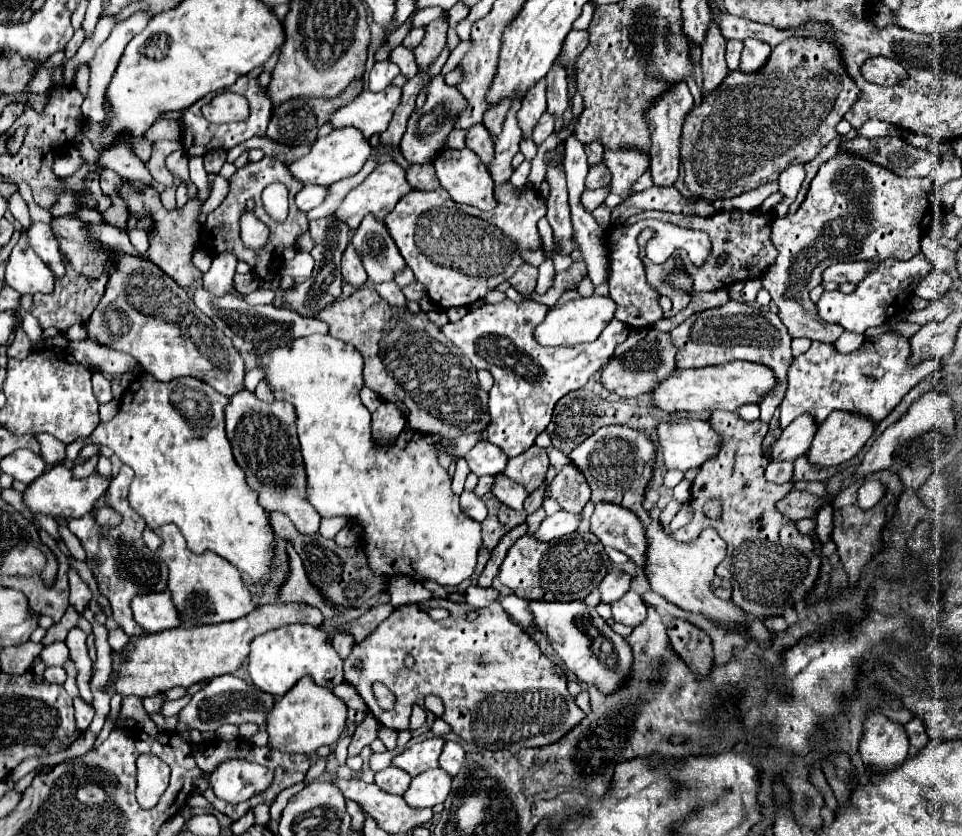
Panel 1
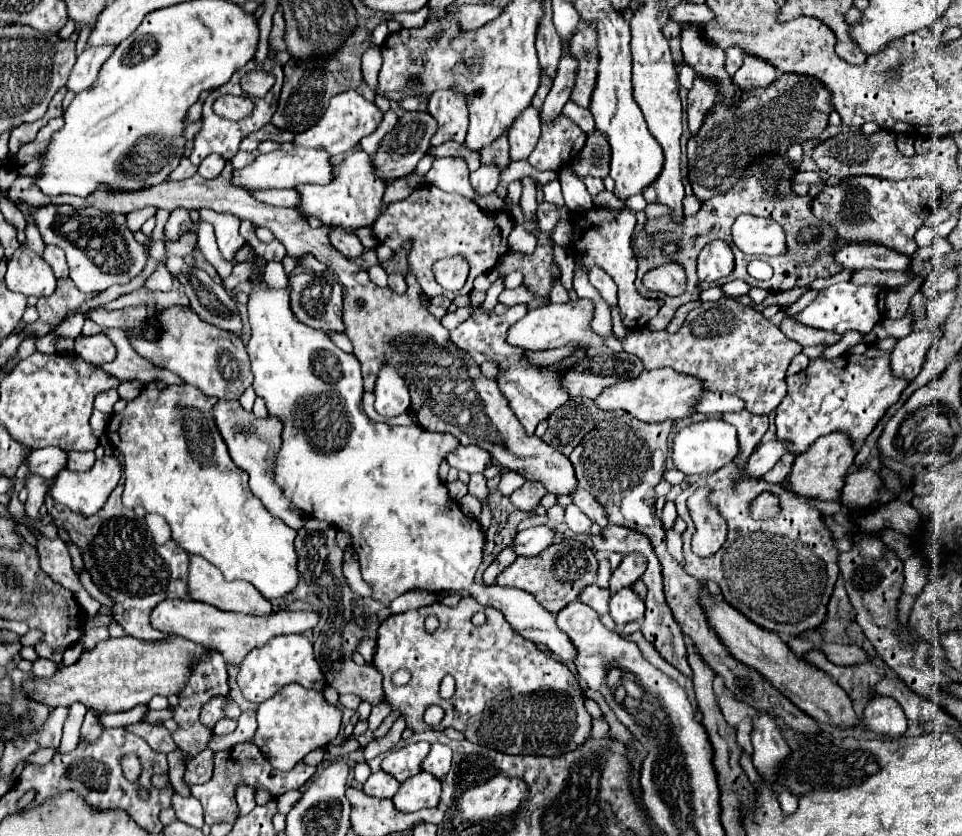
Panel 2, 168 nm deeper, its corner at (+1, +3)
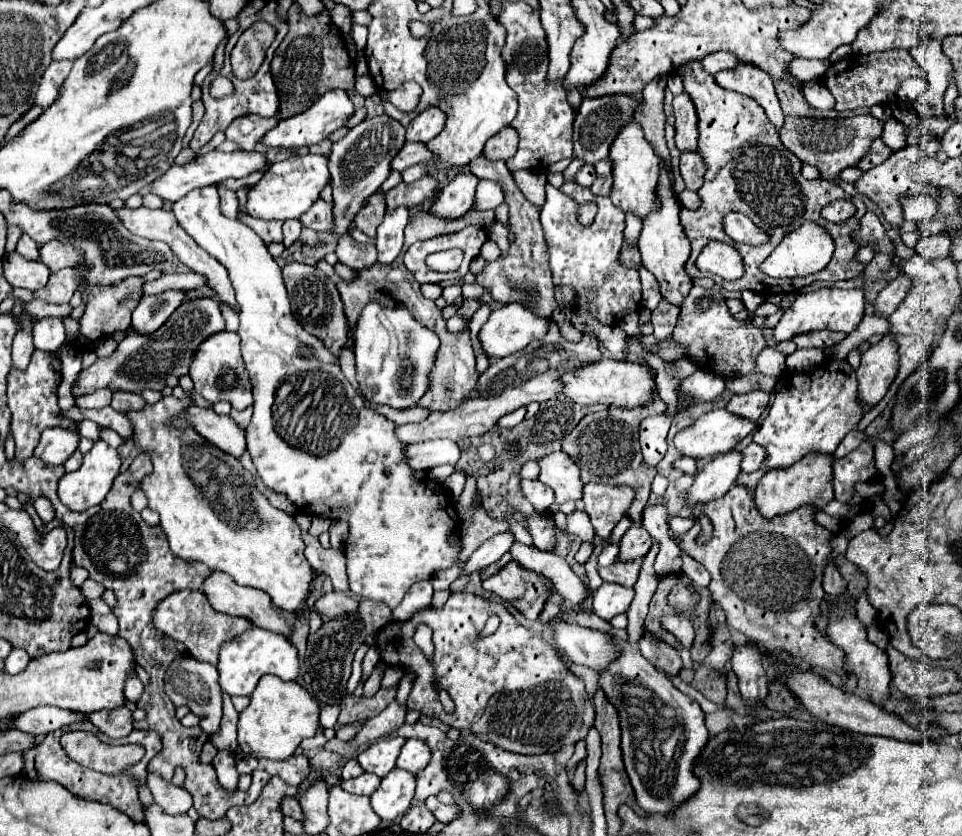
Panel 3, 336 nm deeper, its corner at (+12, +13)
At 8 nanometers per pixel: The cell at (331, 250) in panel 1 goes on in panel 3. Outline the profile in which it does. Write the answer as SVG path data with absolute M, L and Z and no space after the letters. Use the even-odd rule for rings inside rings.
M286 264L284 282L292 304L292 314L298 318L302 328L312 336L320 338L322 344L338 358L340 350L348 344L348 320L344 314L344 304L340 300L334 280L328 278L320 268L306 264Z

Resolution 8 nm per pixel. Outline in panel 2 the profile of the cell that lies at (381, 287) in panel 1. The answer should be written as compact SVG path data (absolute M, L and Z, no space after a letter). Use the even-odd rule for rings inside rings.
M371 266L371 268L369 268L369 278L371 278L377 286L381 286L381 288L387 286L387 272L385 272L381 266Z

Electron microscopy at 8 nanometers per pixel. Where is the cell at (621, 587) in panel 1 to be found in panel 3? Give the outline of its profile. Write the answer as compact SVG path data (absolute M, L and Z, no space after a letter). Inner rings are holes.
M630 526L620 540L618 560L630 562L636 558L644 558L652 546L652 536L642 526Z

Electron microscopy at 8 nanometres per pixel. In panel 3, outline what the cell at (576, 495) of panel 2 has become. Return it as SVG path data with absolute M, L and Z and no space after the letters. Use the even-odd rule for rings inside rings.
M586 484L584 486L584 508L590 516L594 532L602 542L610 540L614 526L628 512L634 500L630 486L608 486L608 484Z

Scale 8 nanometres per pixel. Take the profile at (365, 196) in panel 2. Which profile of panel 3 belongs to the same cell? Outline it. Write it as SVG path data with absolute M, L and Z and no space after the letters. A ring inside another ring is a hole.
M306 154L294 156L284 162L274 162L262 180L252 186L244 212L260 220L288 220L300 218L312 204L318 200L320 190L330 182L330 172L326 172L326 156Z

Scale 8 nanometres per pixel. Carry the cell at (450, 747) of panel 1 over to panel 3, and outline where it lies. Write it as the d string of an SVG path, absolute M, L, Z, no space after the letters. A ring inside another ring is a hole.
M406 740L406 744L400 750L400 756L396 760L396 768L418 774L420 770L426 768L428 760L430 760L430 748L424 742Z

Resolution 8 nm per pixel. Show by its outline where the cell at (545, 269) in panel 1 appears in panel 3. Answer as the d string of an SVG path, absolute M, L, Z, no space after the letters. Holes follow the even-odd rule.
M458 174L434 198L434 202L428 208L428 212L434 214L436 218L446 218L446 220L454 220L454 218L464 216L470 210L470 206L472 206L476 184L478 184L476 176L472 176L472 174Z

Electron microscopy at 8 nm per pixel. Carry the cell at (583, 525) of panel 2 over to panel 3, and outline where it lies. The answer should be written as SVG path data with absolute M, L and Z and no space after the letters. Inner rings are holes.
M578 510L578 512L574 512L574 514L568 516L568 532L570 532L570 534L576 534L576 536L580 536L584 542L592 544L592 548L596 546L596 544L594 544L594 530L592 530L592 526L590 526L590 520L588 520L588 514L586 514L586 512Z

